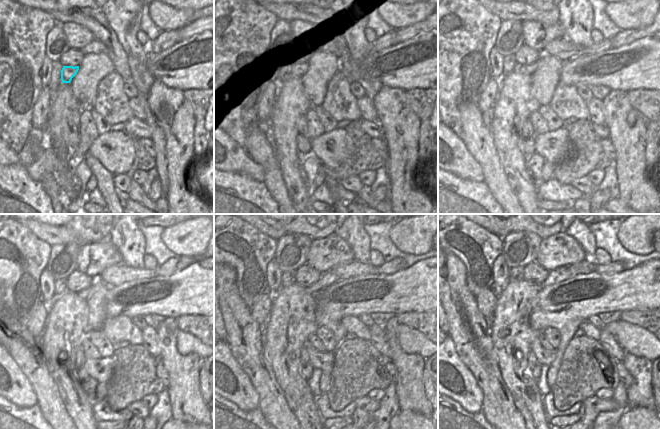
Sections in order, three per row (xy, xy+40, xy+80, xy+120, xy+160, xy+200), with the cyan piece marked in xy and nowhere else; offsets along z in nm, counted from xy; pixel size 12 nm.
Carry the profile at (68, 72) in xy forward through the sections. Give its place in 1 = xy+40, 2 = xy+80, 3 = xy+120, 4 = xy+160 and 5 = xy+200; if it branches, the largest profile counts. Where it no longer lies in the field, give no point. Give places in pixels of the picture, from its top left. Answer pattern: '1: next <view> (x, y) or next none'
1: next xy+40 (293, 70)
2: next xy+80 (522, 69)
3: next xy+120 (83, 294)
4: next xy+160 (328, 278)
5: next xy+200 (560, 274)

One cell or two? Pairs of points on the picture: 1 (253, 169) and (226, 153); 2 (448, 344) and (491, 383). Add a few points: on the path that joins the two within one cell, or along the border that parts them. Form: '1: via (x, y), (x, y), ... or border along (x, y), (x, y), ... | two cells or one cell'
1: via (246, 165), (233, 157) | one cell
2: border along (448, 334), (454, 344), (458, 357), (470, 370) | two cells

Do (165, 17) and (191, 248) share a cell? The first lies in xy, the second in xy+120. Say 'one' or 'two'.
one

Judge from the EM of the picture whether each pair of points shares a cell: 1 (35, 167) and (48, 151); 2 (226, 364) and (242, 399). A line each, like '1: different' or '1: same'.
1: same
2: same

